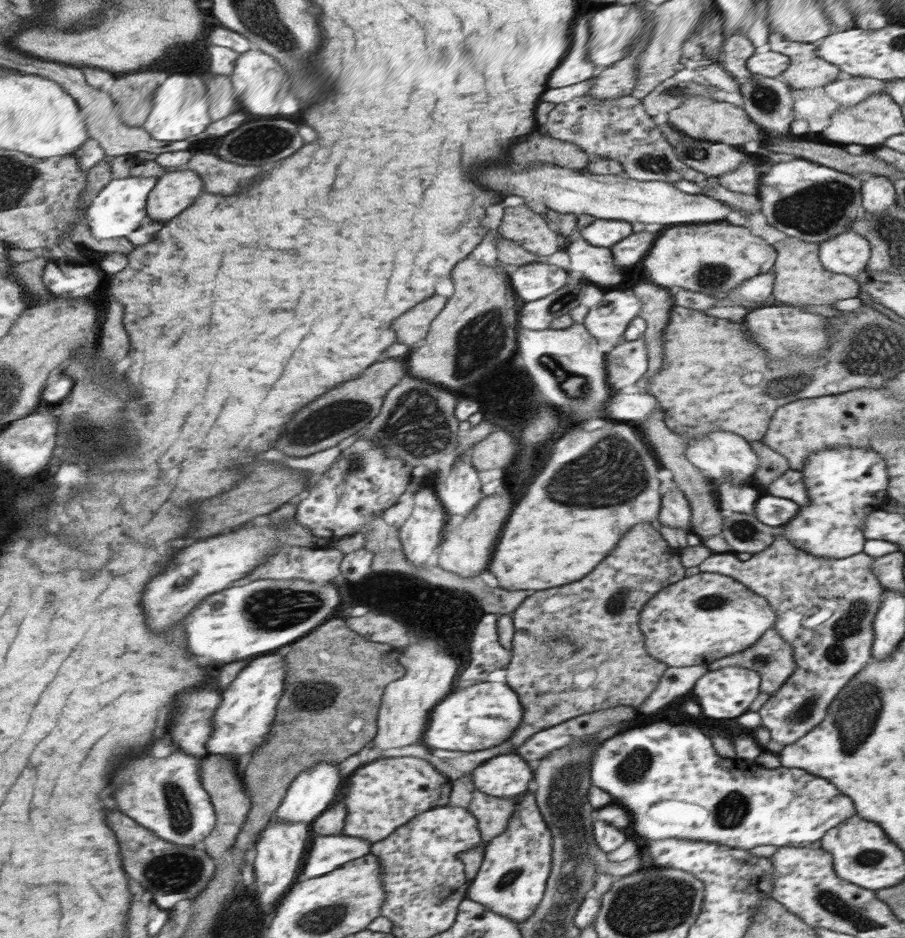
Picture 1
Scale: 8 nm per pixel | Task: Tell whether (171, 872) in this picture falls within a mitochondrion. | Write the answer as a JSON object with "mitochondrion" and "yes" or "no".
{"mitochondrion":"yes"}

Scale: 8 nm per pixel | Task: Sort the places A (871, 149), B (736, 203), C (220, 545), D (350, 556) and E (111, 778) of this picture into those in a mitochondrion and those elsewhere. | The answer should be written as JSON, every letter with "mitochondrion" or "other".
{"A":"other","B":"other","C":"other","D":"other","E":"other"}

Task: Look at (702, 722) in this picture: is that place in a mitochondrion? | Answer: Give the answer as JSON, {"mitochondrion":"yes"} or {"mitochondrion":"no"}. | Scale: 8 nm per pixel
{"mitochondrion":"no"}

